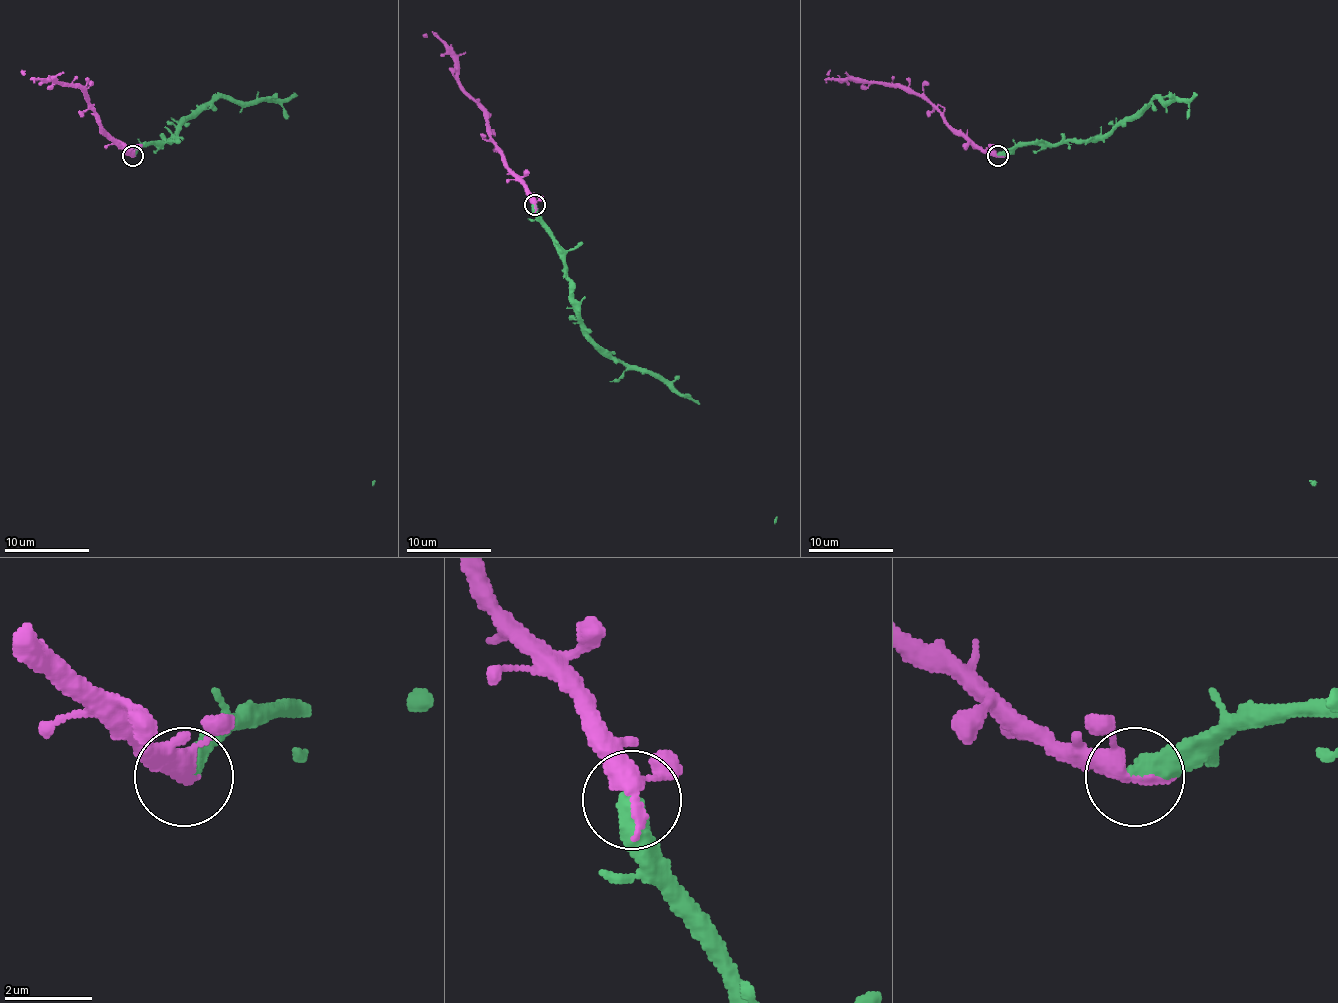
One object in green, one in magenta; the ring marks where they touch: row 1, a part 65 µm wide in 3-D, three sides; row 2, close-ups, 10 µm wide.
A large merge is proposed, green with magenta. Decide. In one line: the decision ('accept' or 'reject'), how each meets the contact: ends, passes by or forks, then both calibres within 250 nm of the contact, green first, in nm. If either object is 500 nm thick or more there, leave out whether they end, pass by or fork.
accept | 550/340 nm

